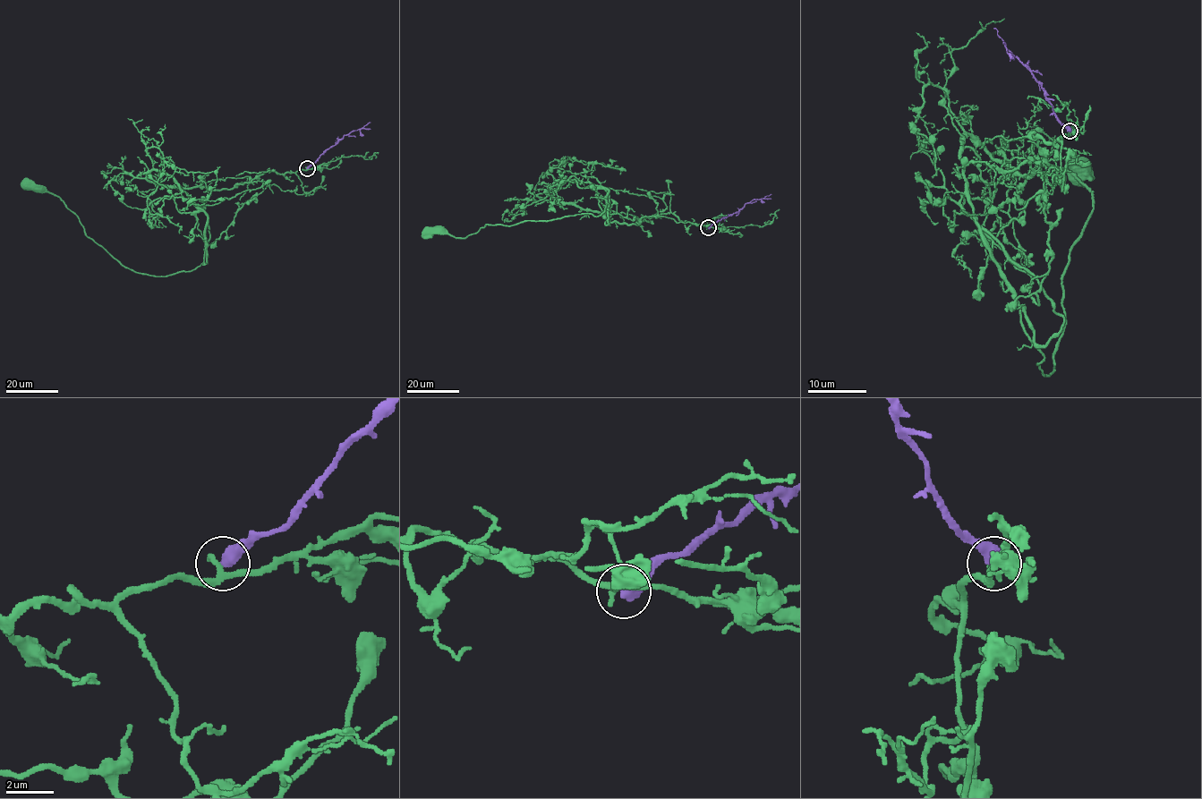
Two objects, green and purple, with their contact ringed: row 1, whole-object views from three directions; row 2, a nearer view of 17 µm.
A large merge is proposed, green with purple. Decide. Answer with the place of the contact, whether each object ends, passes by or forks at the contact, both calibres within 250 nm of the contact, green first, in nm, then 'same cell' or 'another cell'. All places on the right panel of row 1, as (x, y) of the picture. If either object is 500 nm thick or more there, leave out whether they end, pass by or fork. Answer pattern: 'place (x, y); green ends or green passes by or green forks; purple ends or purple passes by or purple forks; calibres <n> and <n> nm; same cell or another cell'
place (1069, 131); calibres 240 and 500 nm; another cell

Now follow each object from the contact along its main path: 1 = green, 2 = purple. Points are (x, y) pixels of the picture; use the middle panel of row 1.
1: (708, 227), (670, 212), (609, 222), (549, 192), (575, 180), (608, 191), (597, 216), (428, 232)
2: (708, 227), (736, 213), (754, 199), (771, 194)

